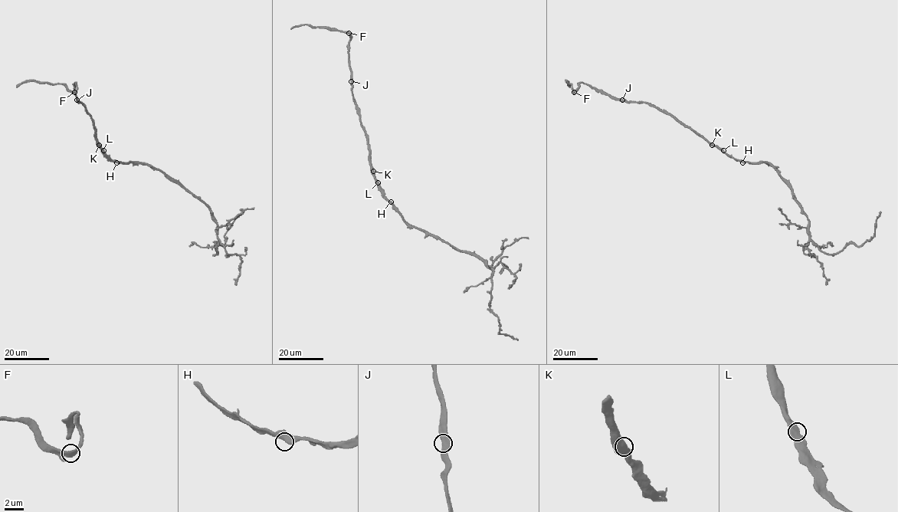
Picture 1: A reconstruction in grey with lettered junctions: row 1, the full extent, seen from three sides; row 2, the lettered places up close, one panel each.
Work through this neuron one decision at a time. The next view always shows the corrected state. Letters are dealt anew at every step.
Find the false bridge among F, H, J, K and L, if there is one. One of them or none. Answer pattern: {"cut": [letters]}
{"cut": []}

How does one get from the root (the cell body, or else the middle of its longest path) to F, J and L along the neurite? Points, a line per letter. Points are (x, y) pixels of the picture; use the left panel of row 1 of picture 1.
F: (116, 161), (110, 159), (98, 146), (93, 121), (85, 106), (77, 102), (75, 82), (74, 92)
J: (116, 161), (110, 159), (98, 146), (93, 121), (86, 112), (85, 106), (77, 100)
L: (116, 161), (110, 159), (103, 150)

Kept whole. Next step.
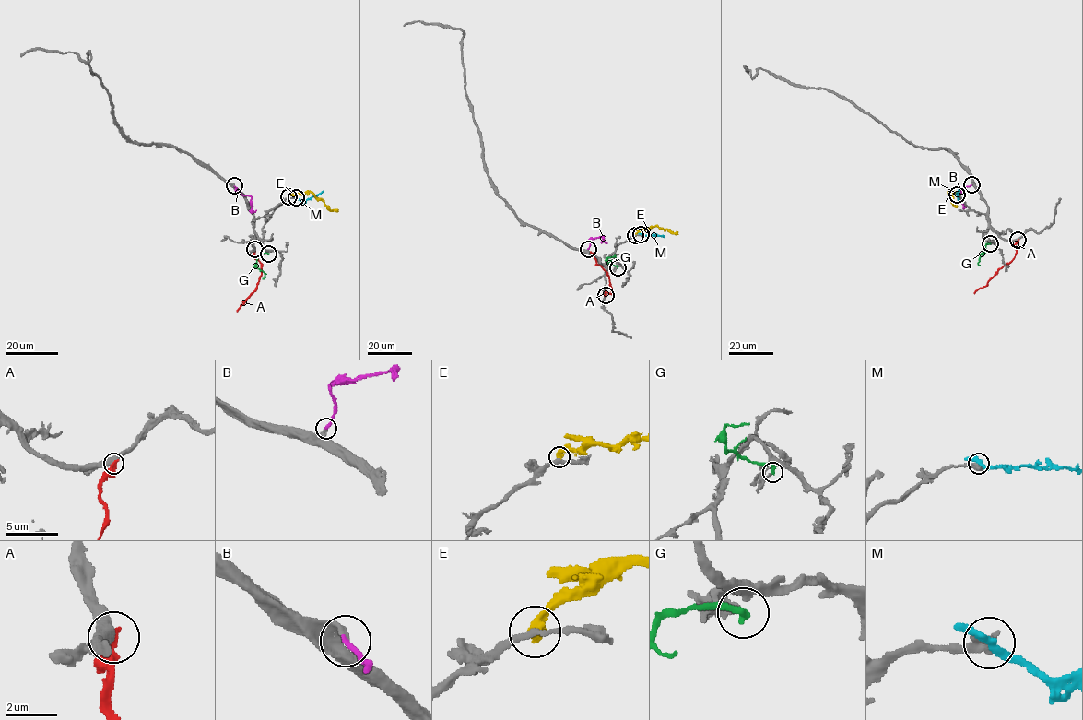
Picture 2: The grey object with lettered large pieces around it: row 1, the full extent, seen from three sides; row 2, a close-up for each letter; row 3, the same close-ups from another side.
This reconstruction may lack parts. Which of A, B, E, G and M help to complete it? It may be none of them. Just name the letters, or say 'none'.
B

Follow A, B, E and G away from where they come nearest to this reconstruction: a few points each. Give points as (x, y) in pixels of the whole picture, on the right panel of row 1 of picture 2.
A: (1018, 240), (1016, 255), (974, 293)
B: (971, 184), (959, 194), (959, 199), (966, 206)
E: (958, 194), (948, 192), (957, 206)
G: (990, 243), (980, 255), (979, 265)

